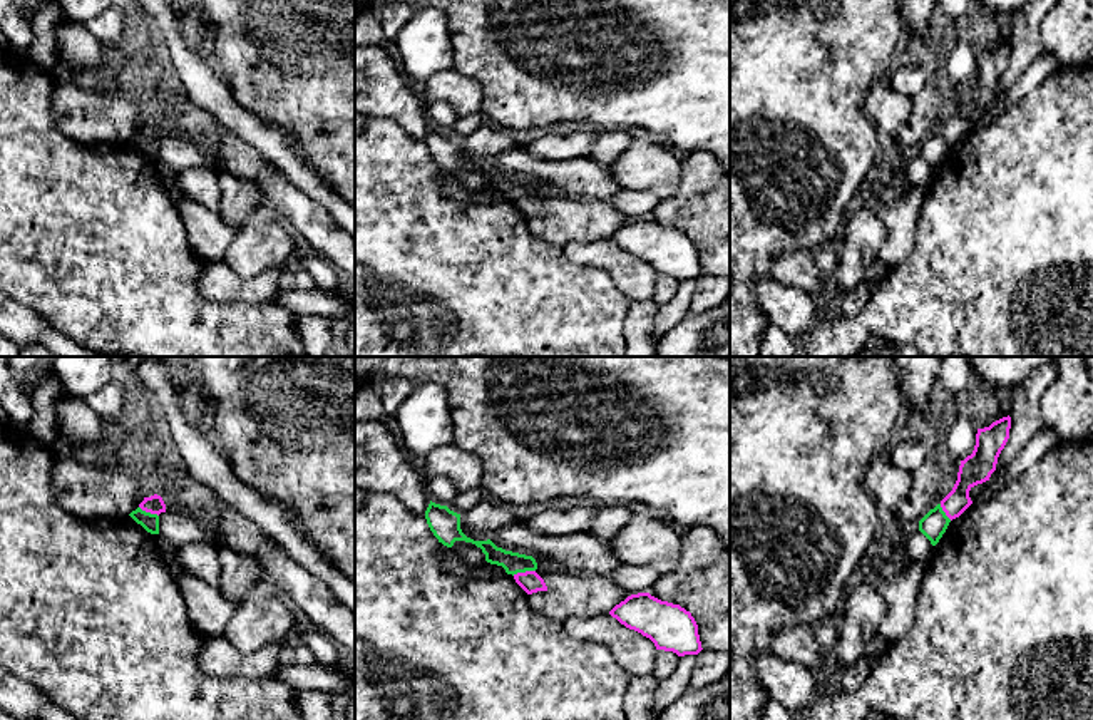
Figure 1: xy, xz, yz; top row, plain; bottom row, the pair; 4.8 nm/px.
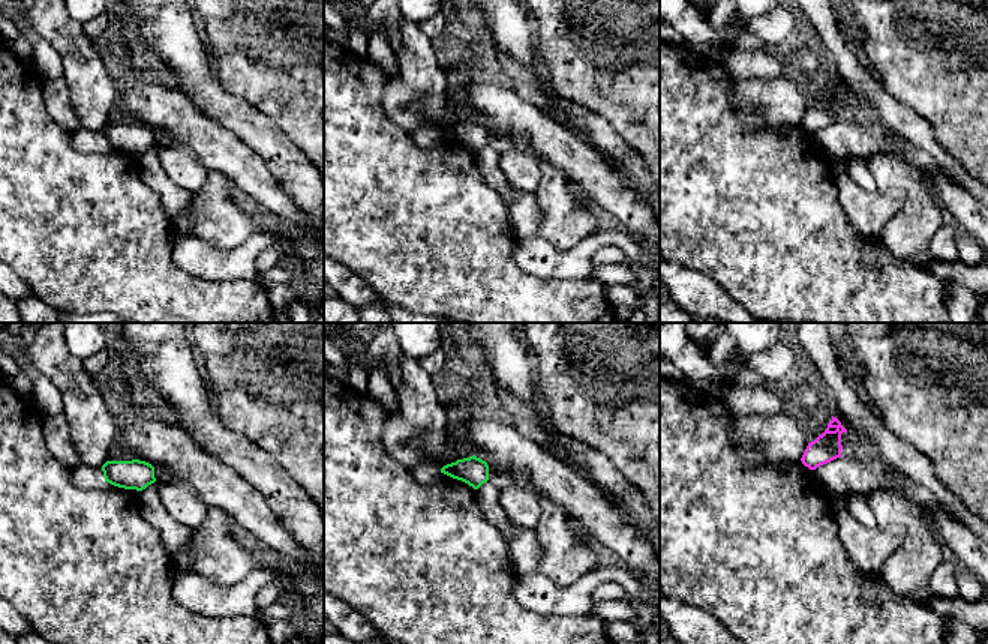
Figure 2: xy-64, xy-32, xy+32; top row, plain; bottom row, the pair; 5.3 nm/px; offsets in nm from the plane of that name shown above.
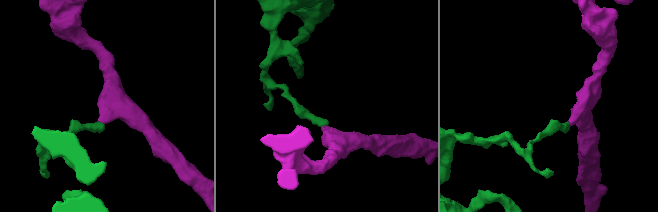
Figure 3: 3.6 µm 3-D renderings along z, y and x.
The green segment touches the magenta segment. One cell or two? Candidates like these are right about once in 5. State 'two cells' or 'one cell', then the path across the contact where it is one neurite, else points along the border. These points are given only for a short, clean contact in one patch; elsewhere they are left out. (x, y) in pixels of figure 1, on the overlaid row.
two cells; border along xz (534, 570), (513, 575)

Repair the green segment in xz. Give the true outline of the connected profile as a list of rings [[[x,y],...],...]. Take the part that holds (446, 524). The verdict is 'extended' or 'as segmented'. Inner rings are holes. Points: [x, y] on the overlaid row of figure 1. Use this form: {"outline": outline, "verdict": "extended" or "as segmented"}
{"outline": [[[430,501],[425,511],[425,519],[439,543],[447,548],[452,548],[455,541],[472,543],[482,549],[487,563],[502,566],[505,573],[512,576],[537,569],[537,563],[532,556],[505,551],[497,548],[490,539],[474,541],[467,537],[460,529],[460,514],[450,511],[447,506]]], "verdict": "as segmented"}

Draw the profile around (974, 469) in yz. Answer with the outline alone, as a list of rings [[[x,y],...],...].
[[[1009,415],[993,422],[989,427],[978,429],[972,454],[961,460],[957,481],[952,491],[941,501],[941,507],[951,521],[972,504],[969,491],[989,481],[996,471],[998,457],[1009,439],[1009,429]]]

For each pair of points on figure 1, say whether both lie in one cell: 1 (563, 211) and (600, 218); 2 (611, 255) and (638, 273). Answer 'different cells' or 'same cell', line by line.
1: same cell
2: same cell

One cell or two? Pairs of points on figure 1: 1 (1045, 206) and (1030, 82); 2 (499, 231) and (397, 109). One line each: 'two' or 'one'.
1: two
2: two

